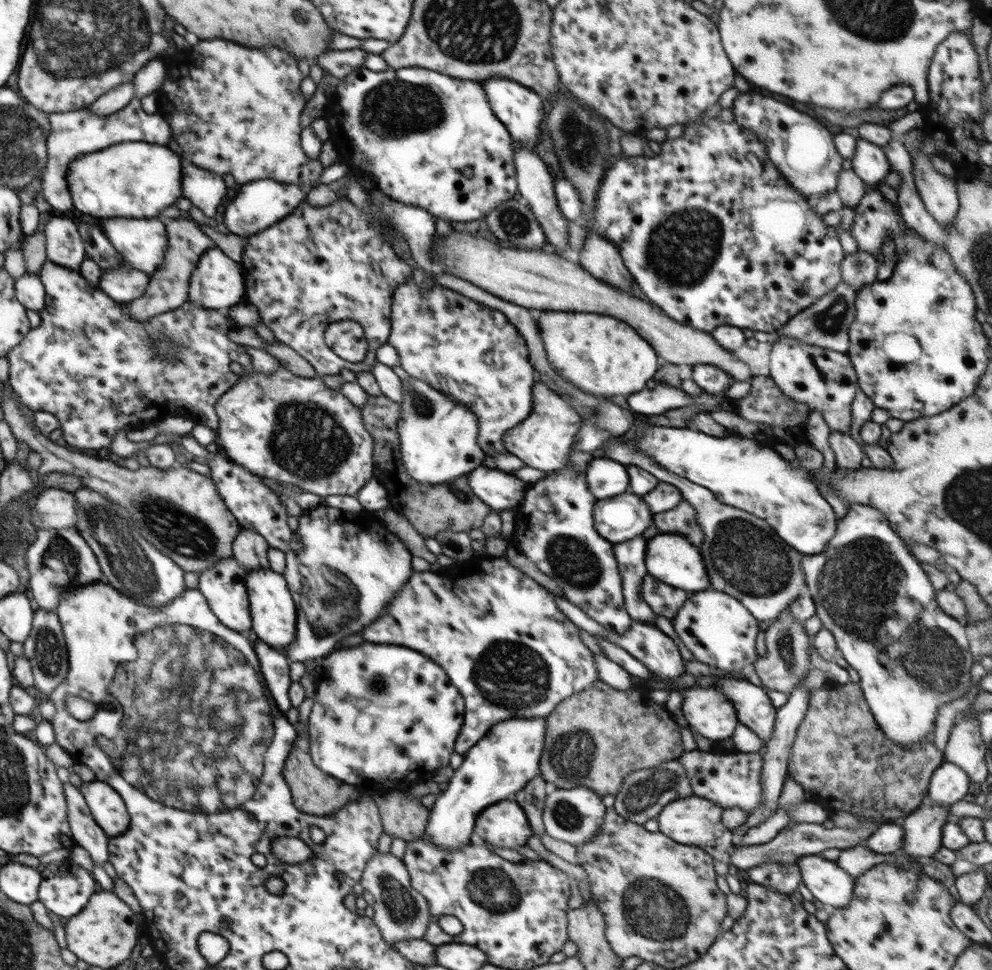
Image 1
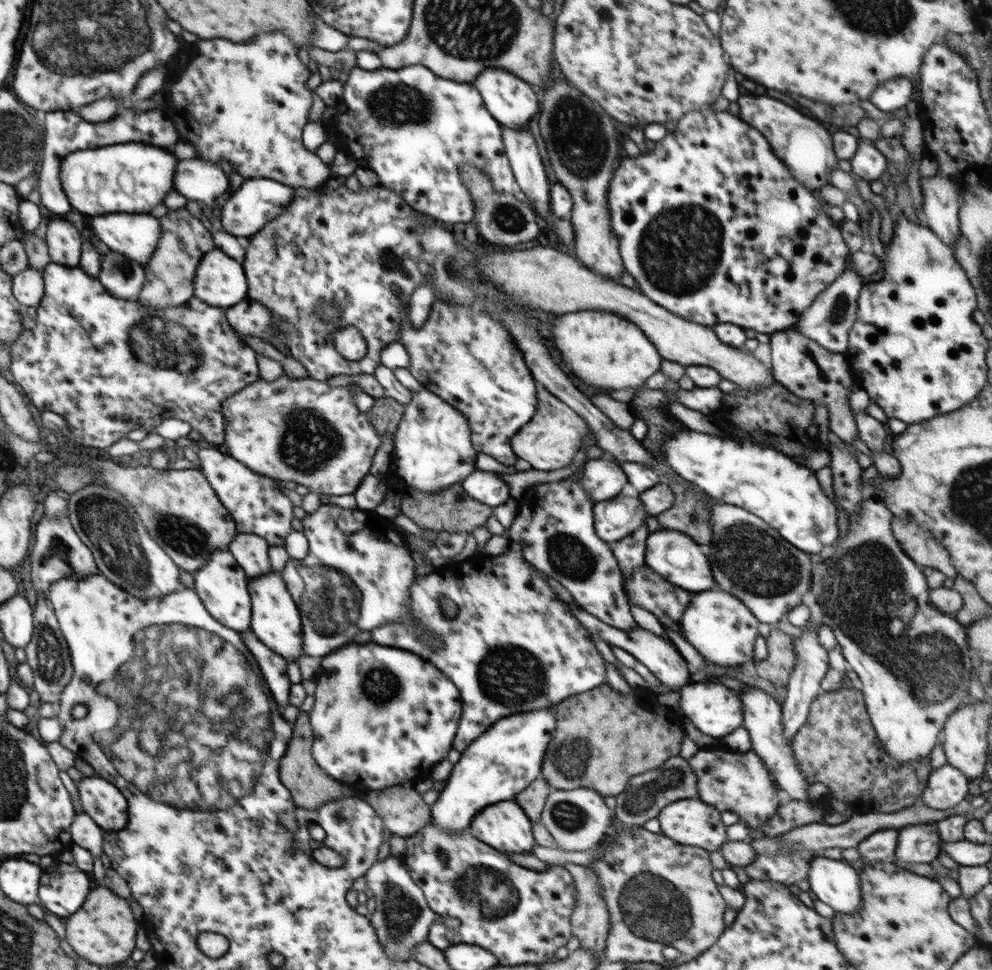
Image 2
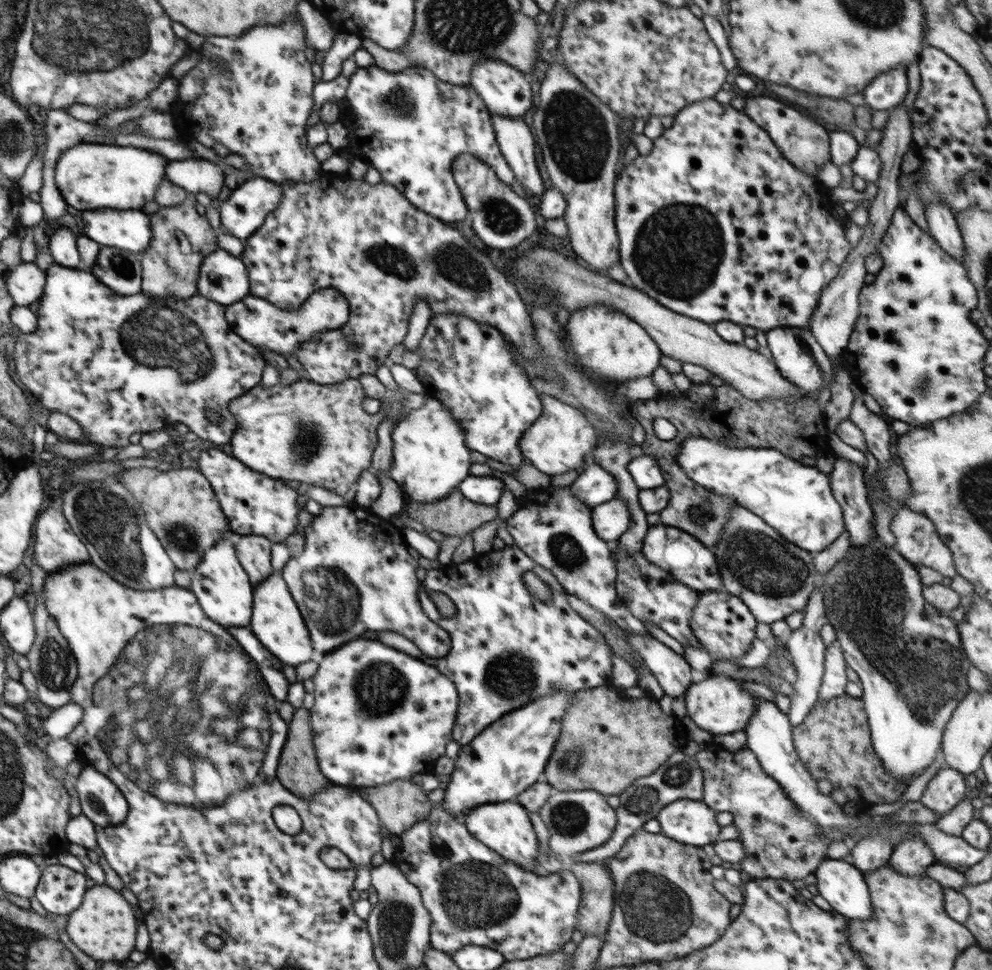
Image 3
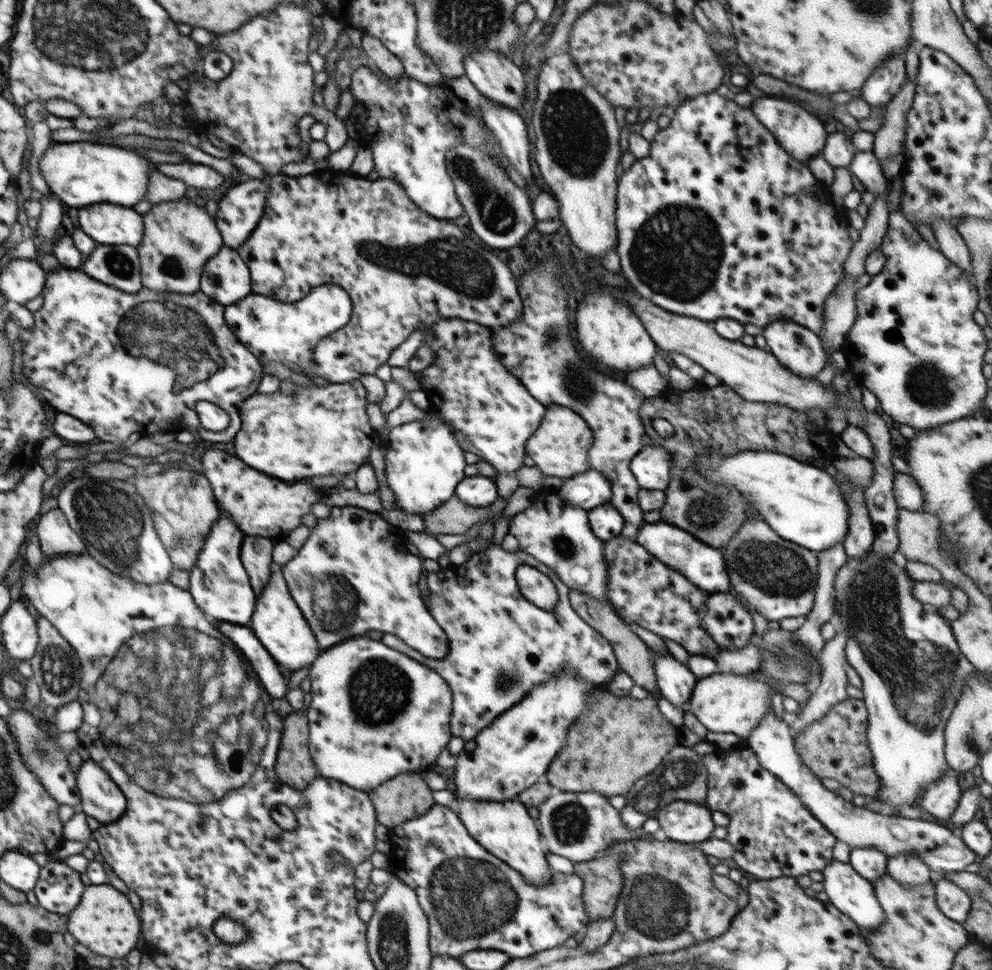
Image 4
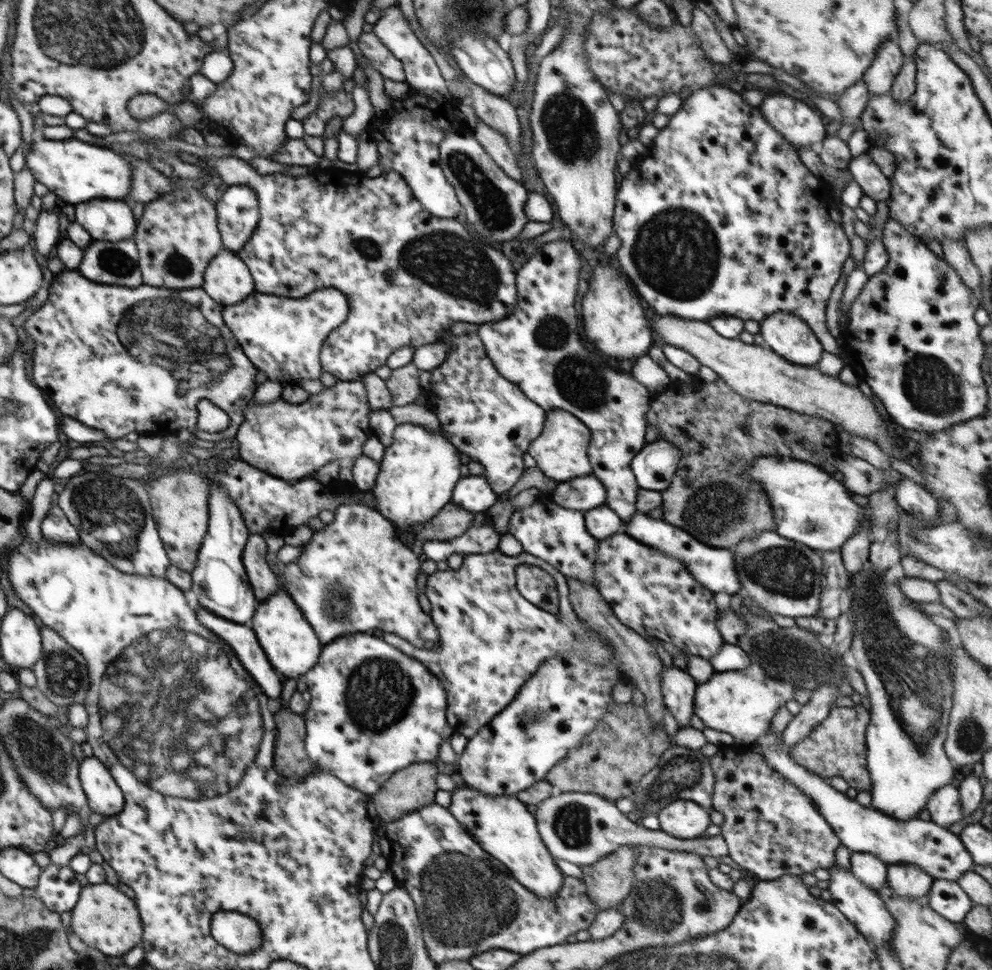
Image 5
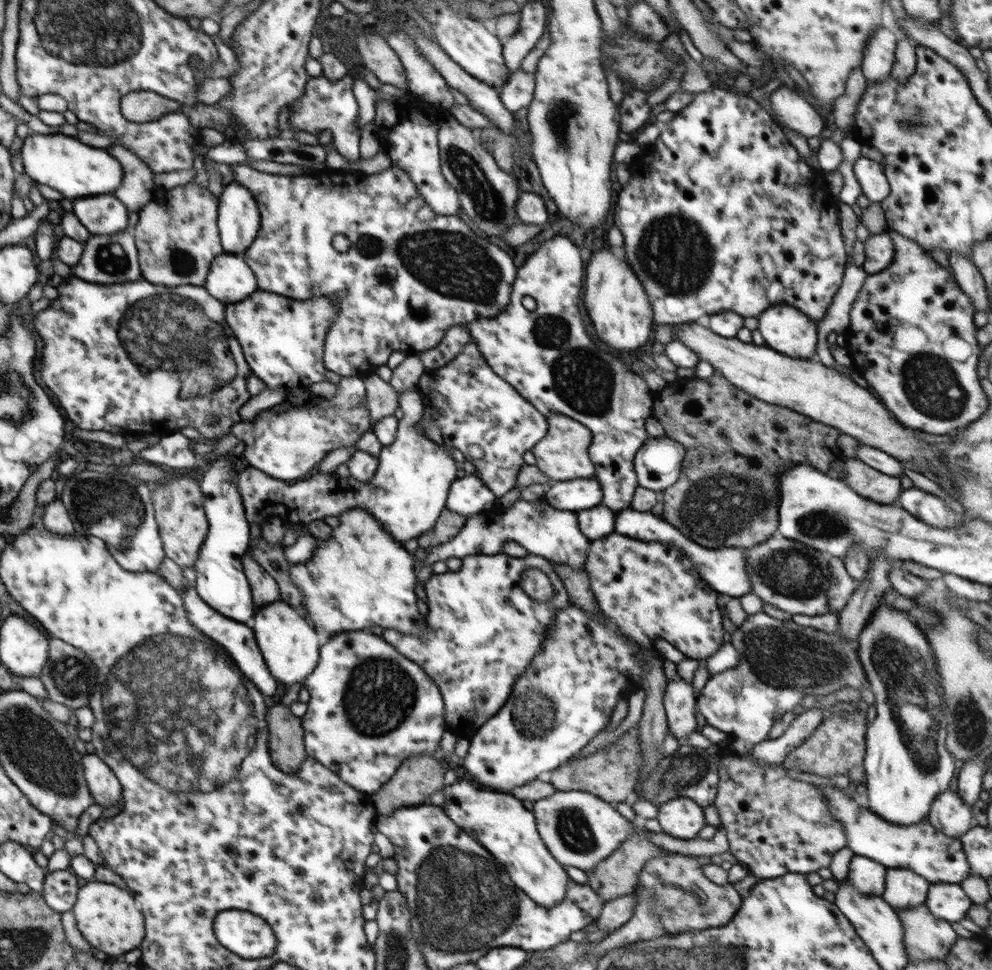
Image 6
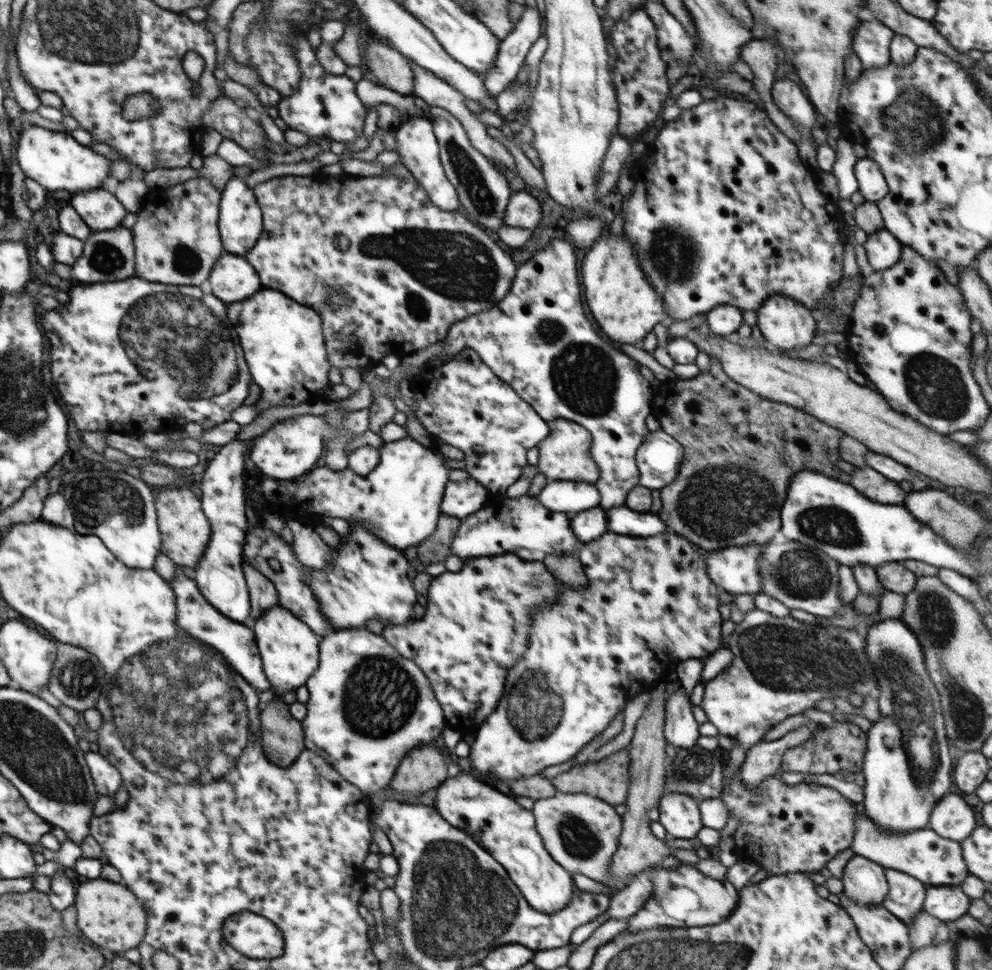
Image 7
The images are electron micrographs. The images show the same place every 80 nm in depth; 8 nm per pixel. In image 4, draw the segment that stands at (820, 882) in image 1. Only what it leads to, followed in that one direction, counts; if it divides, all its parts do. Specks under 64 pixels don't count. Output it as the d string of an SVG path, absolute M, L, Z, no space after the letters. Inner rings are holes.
M832 861L821 870L821 873L824 877L823 892L828 895L829 903L849 916L864 932L873 931L884 922L885 914L878 904L873 885L870 881L861 878L849 863Z

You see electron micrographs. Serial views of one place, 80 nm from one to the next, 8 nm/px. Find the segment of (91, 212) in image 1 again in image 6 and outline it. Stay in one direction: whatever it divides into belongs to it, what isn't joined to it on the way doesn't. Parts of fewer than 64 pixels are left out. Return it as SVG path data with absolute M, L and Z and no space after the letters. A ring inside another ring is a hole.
M30 132L22 146L20 153L25 173L34 183L46 184L61 192L66 199L113 194L122 184L123 168L106 149L86 145L62 133L42 135Z

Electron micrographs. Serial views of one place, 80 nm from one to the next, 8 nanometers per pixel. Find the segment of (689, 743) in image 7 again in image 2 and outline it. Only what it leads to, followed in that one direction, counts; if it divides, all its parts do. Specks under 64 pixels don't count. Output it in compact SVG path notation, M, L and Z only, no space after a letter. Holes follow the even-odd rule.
M570 603L568 604L568 607L570 613L572 613L572 615L574 615L574 617L591 632L591 634L608 642L610 645L623 648L626 652L635 656L640 662L646 665L646 668L649 668L652 671L652 674L661 682L661 684L671 688L671 691L675 691L681 686L691 682L689 677L690 672L686 667L688 666L688 662L680 654L680 651L675 647L672 641L662 638L661 636L658 636L649 630L640 628L639 626L627 630L617 629L601 622L598 618L592 616L592 614L582 610L578 605Z

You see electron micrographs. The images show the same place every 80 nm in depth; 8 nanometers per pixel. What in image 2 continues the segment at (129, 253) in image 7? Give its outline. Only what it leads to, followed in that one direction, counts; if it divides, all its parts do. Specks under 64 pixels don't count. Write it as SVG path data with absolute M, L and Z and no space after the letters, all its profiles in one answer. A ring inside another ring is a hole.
M109 250L102 256L97 279L116 298L134 299L145 283L145 268L125 254Z

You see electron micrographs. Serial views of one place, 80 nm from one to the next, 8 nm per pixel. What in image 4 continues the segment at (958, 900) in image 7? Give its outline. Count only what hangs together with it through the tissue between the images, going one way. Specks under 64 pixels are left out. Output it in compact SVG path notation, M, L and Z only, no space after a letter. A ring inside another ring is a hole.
M936 880L937 905L950 920L963 923L970 912L971 899L956 884L946 880Z

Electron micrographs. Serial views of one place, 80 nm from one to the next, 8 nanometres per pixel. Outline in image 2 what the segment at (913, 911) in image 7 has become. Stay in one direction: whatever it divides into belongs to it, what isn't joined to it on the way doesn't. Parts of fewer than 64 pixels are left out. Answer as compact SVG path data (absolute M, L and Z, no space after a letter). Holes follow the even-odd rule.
M928 823L928 824L912 824L910 826L906 826L900 830L898 836L898 843L896 846L895 855L898 859L905 863L931 863L936 860L939 856L940 848L938 848L938 843L940 843L940 836L937 834L937 830L934 830L935 826L930 826L930 824L936 823Z

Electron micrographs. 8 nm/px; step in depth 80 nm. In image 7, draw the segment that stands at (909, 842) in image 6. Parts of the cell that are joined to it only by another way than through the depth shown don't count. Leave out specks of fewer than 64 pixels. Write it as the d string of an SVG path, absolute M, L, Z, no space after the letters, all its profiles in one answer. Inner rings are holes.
M859 803L858 814L856 814L856 834L851 846L855 855L869 859L885 869L890 868L909 874L928 888L960 886L968 877L970 872L962 856L960 843L941 838L929 827L906 834L892 834L886 830L882 832L872 820L866 818L864 809L863 803Z

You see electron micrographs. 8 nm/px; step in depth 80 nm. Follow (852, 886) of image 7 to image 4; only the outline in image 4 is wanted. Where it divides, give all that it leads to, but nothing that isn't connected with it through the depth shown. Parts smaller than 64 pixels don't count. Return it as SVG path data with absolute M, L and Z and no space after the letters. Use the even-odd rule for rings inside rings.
M854 848L851 850L849 864L861 878L874 882L887 872L888 860L886 854L876 848Z

